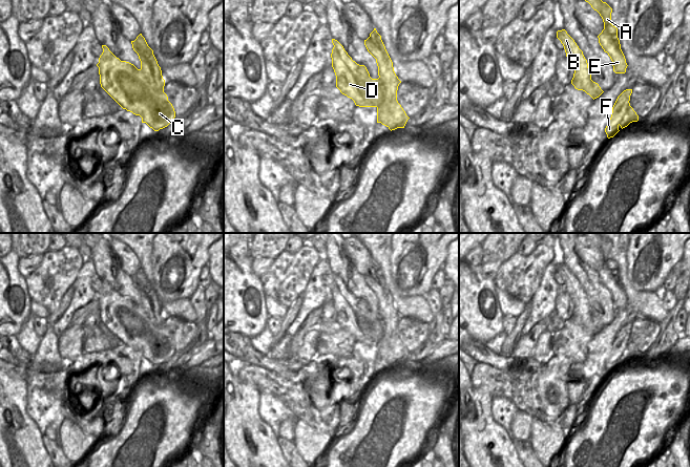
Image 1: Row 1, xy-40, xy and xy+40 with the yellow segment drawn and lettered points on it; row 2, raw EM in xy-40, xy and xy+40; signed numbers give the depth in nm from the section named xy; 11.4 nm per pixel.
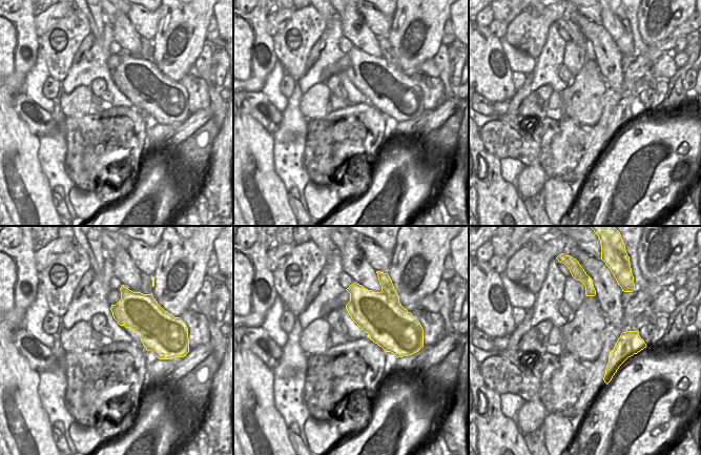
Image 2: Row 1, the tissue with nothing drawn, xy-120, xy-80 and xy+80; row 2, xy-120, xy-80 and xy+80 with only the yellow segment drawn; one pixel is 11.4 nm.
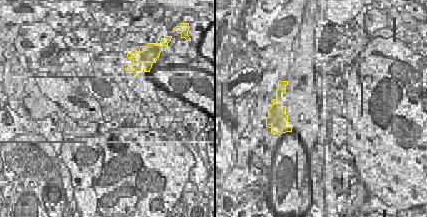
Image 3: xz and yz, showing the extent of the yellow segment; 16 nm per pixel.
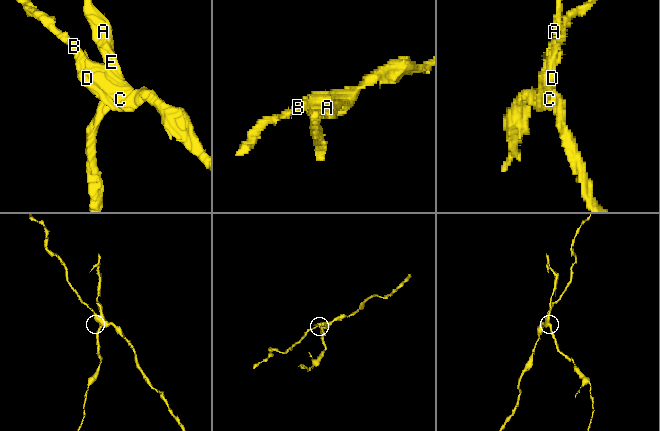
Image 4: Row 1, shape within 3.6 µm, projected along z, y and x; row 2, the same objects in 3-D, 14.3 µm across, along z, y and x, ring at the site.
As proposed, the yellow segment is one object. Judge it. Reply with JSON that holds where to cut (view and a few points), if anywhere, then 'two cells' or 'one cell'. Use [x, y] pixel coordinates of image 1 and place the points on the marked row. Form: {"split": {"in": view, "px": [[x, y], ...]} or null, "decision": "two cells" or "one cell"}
{"split": {"in": "xy-40", "px": [[141, 68], [142, 78], [146, 82], [157, 90], [163, 89]]}, "decision": "two cells"}

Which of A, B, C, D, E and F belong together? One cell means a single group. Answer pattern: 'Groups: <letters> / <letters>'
Groups: A E F / B C D

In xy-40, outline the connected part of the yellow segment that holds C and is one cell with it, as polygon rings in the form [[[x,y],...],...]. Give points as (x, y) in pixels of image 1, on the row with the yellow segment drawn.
[[[106,45],[99,58],[101,87],[123,108],[142,118],[154,131],[167,127],[175,118],[164,89],[154,90],[142,78],[143,69],[121,61]]]

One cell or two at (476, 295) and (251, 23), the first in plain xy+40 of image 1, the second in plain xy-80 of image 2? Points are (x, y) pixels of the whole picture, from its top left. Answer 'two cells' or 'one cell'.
one cell

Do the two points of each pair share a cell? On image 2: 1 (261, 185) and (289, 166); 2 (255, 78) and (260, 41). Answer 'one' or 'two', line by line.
1: two
2: one

